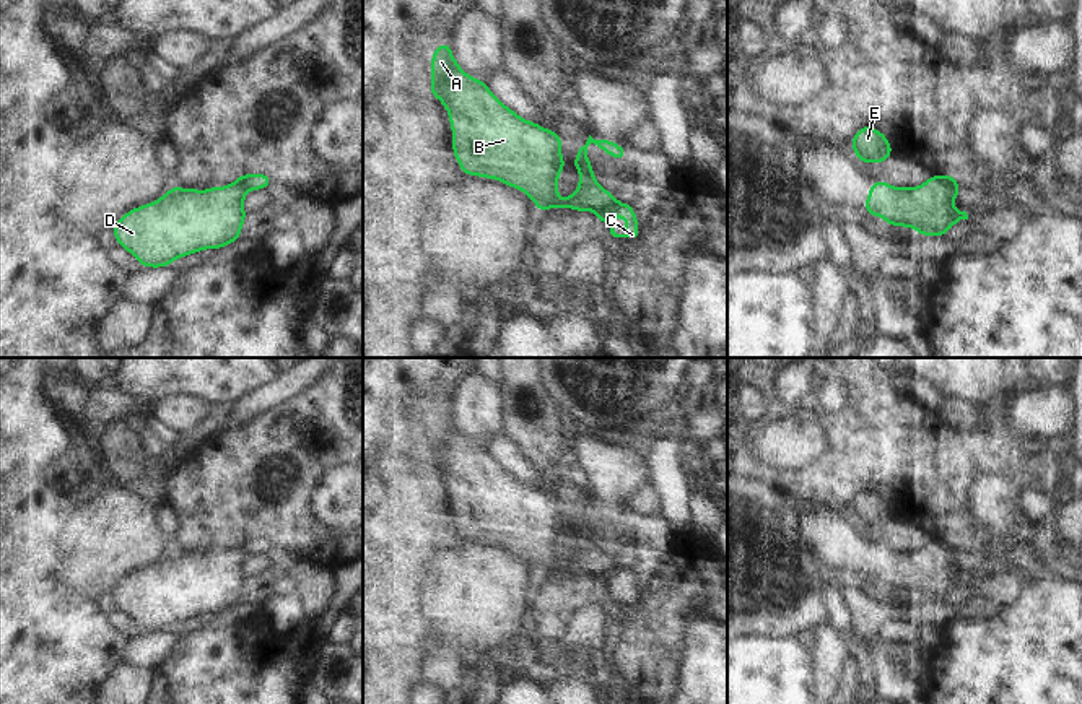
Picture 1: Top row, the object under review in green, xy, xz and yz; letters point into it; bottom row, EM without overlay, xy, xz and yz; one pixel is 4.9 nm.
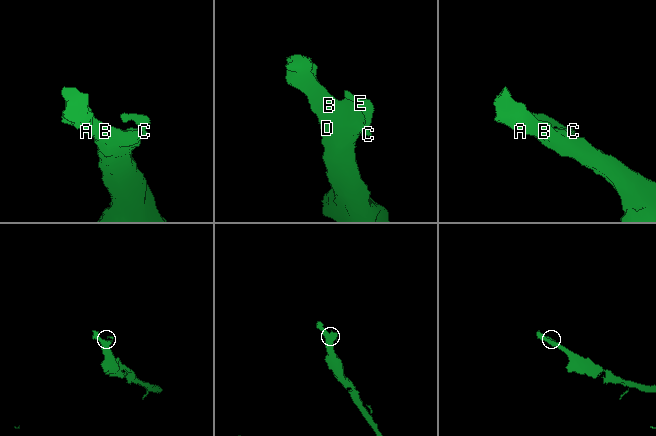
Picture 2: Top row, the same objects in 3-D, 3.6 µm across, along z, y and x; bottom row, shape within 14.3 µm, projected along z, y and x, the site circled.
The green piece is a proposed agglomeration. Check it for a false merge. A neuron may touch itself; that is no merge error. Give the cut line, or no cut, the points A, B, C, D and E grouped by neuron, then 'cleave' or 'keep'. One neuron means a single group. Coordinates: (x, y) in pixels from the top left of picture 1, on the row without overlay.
xz (619, 568), (601, 584) | A B D / C E | cleave

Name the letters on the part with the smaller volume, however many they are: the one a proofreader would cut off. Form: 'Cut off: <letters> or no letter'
Cut off: C, E

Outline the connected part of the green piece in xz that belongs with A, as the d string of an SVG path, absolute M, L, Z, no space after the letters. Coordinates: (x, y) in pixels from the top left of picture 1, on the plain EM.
M449 406L436 411L431 419L430 457L449 478L452 515L465 540L498 543L527 558L539 576L594 576L597 585L602 585L618 571L617 561L596 545L587 511L594 507L618 525L625 522L626 512L589 499L574 520L574 533L581 538L578 553L568 563L560 563L563 502L555 494L519 481L485 445L465 437L452 421Z

